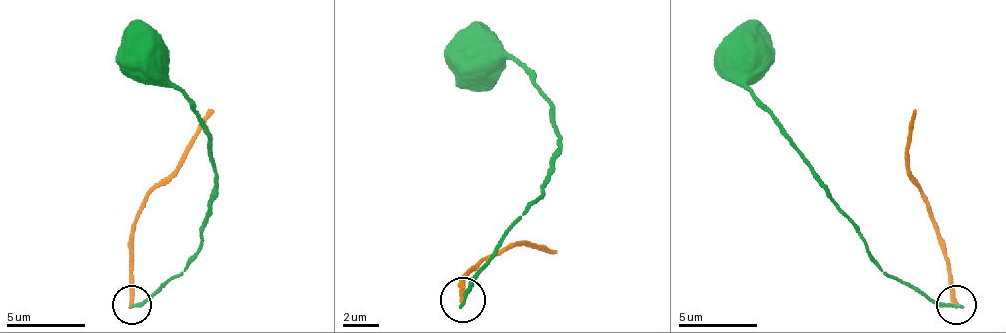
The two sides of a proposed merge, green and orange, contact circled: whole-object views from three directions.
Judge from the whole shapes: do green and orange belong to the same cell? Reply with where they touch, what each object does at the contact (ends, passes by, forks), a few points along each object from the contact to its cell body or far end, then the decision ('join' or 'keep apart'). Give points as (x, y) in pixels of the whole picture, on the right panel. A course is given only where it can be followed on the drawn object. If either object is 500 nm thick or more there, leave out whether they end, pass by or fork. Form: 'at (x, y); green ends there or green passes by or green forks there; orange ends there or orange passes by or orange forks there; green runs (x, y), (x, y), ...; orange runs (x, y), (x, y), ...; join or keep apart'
at (956, 305); green ends there; orange ends there; green runs (957, 306), (934, 306), (879, 266), (789, 133), (738, 78), (745, 63); orange runs (957, 306), (934, 212), (910, 172), (914, 110); keep apart

